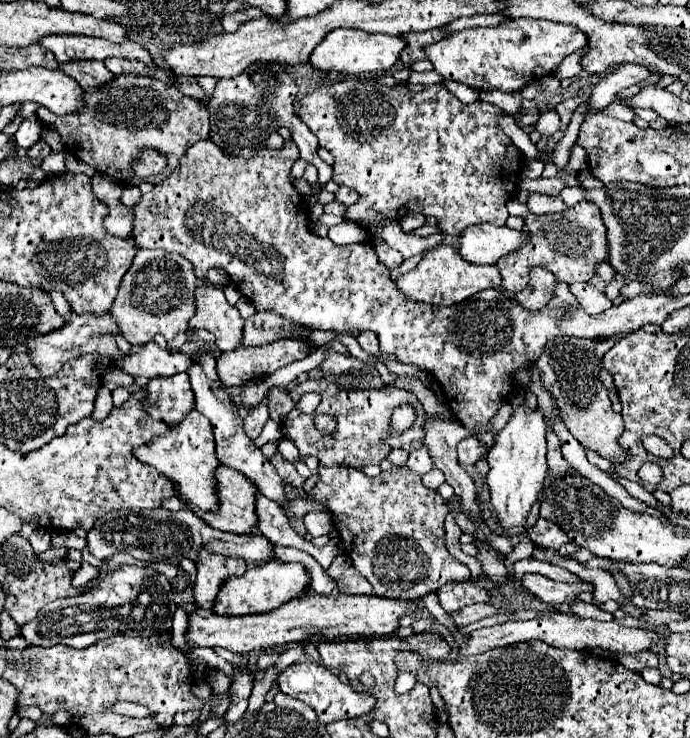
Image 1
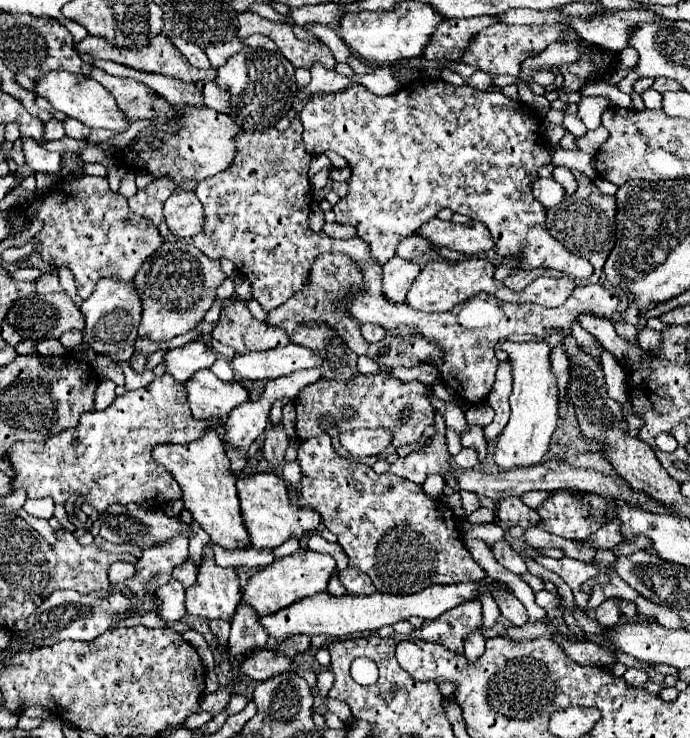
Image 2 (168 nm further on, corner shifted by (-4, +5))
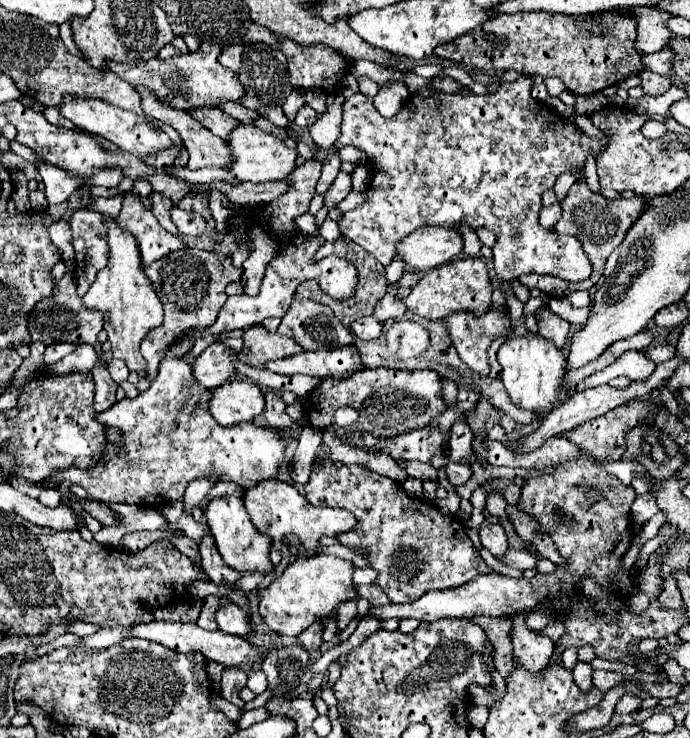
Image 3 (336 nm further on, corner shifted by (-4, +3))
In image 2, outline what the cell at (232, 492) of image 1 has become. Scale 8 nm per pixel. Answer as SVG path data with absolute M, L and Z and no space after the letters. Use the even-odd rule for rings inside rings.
M256 472L248 478L236 478L236 488L238 488L240 508L242 508L244 528L250 534L250 546L276 548L290 536L302 538L304 534L316 530L322 520L316 510L290 504L288 486L274 472Z

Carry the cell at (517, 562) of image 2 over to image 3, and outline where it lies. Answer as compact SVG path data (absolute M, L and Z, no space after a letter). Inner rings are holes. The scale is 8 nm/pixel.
M482 522L480 524L480 542L484 548L488 548L494 556L502 556L508 548L508 538L504 534L504 528L500 524L490 524L490 522Z

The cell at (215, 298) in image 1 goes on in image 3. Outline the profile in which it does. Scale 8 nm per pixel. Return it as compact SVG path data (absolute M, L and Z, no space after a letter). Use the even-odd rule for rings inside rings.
M254 326L244 334L244 348L240 352L240 360L252 368L264 368L268 360L288 358L300 352L304 352L304 348L292 338L272 334L262 326Z

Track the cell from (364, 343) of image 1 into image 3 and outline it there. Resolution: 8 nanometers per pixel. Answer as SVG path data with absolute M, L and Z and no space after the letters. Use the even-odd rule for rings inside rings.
M374 316L360 318L350 324L350 332L360 340L374 340L382 332L382 322L378 322Z

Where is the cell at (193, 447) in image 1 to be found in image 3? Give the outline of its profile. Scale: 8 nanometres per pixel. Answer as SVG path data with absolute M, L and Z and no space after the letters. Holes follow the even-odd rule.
M222 496L222 498L214 498L208 504L206 510L206 520L210 526L210 532L216 540L218 552L222 556L222 560L234 568L240 574L246 572L260 572L260 574L272 574L274 566L270 562L270 540L268 536L260 534L254 524L250 522L250 516L242 504L242 498L238 496Z

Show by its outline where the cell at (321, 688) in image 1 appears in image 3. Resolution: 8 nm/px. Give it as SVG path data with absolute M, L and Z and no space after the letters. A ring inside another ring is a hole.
M150 622L150 624L134 624L128 632L128 638L146 638L146 640L152 640L152 642L158 642L166 648L172 648L176 652L200 652L204 654L208 660L214 660L214 662L220 662L224 666L240 666L240 668L246 668L246 666L254 666L254 662L258 660L260 652L258 648L254 648L248 640L240 640L236 636L228 636L220 630L216 632L210 632L210 630L204 630L200 628L198 624L184 624L184 622Z

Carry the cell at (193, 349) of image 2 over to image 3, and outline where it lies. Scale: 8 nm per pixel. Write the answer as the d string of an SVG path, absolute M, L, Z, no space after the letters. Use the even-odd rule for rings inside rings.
M216 342L208 346L194 366L194 376L204 388L218 388L220 384L226 384L236 374L236 362L238 354L234 354L230 348L226 348L222 342Z

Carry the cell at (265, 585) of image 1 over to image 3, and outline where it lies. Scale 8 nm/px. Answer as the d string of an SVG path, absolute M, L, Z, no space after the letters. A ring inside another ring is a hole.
M318 554L306 560L292 562L280 578L276 578L266 590L258 592L260 598L260 614L270 630L282 636L298 636L310 624L330 616L336 612L336 606L348 600L356 600L356 584L352 582L354 564L350 560Z

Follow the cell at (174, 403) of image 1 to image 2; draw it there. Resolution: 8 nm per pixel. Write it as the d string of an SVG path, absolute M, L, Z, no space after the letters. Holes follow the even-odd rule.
M208 368L198 370L186 384L186 400L196 420L210 420L214 416L228 416L232 408L248 400L246 388L238 382L226 384Z

